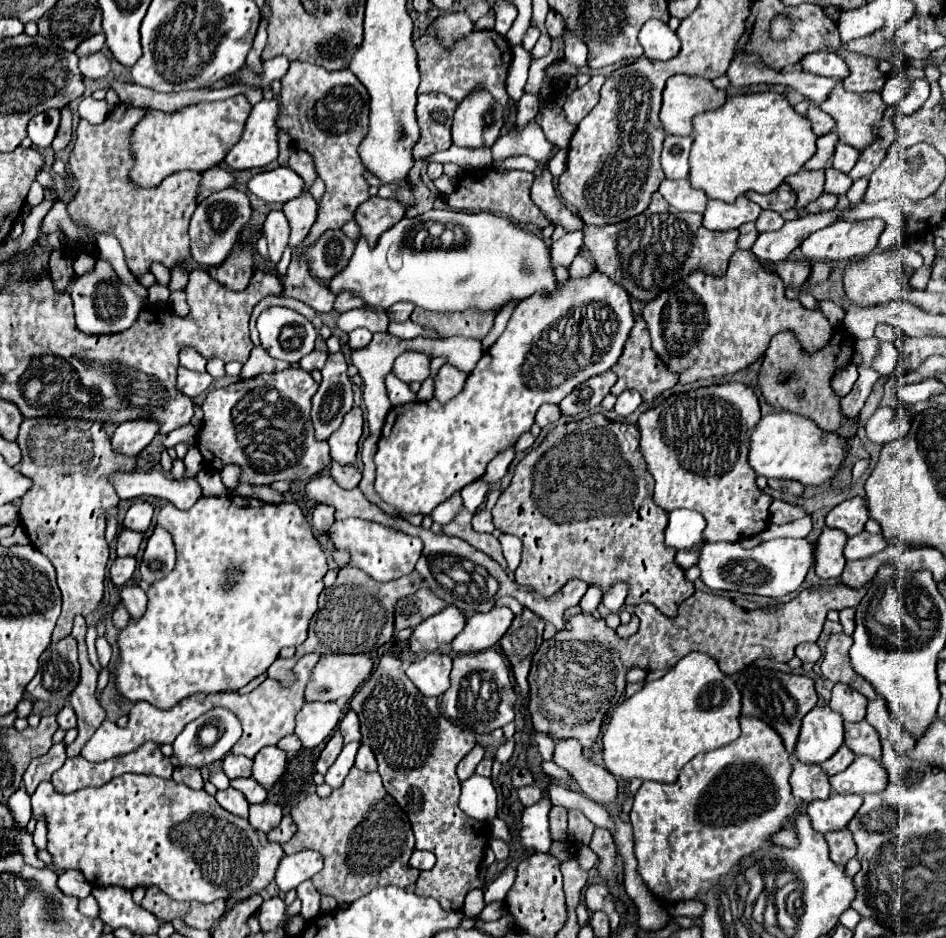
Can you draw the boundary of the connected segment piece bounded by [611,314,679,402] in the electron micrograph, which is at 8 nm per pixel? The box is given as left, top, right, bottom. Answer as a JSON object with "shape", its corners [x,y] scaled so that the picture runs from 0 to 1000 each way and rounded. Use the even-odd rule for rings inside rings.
{"shape":[[[671,335],[671,348],[667,350],[667,356],[665,356],[663,367],[661,367],[661,371],[659,371],[659,377],[654,380],[648,397],[652,399],[654,405],[652,405],[652,409],[646,414],[646,420],[654,422],[659,416],[669,414],[669,416],[673,416],[673,418],[678,420],[678,424],[680,424],[682,429],[690,429],[701,416],[711,414],[711,412],[716,409],[716,405],[718,405],[718,399],[716,399],[716,397],[709,397],[709,394],[703,390],[703,386],[701,386],[697,380],[692,380],[692,375],[690,375],[690,371],[688,371],[688,360],[686,360],[684,345],[682,345],[682,341],[680,341],[675,335]]]}

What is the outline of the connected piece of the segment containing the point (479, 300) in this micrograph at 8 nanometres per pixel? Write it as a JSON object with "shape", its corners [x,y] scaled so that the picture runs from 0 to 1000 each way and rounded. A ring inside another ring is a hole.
{"shape":[[[453,224],[441,232],[426,232],[415,243],[411,243],[399,258],[396,264],[390,264],[388,258],[382,254],[377,256],[377,264],[373,269],[371,281],[354,294],[346,305],[350,311],[358,313],[363,309],[373,311],[375,316],[384,318],[388,326],[392,328],[405,328],[409,330],[418,322],[437,322],[439,326],[460,330],[460,333],[492,333],[492,330],[508,330],[508,333],[527,333],[536,326],[536,322],[551,322],[557,320],[563,313],[582,313],[591,307],[593,301],[589,301],[587,290],[582,286],[582,271],[580,262],[574,254],[568,249],[553,245],[544,239],[540,239],[536,232],[517,228],[517,226],[479,226],[479,224]],[[487,241],[492,249],[492,260],[487,264],[462,264],[468,260],[481,260],[468,258],[470,245]]]}

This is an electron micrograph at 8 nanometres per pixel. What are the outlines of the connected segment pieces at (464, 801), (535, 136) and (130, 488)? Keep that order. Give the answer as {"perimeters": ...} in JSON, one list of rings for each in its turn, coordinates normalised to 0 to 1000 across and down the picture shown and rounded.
{"perimeters":[[[[498,827],[487,836],[485,861],[508,876],[519,876],[525,870],[525,846],[519,836],[519,829]]],[[[540,130],[540,136],[525,147],[521,154],[521,171],[534,171],[538,166],[551,166],[557,164],[570,175],[580,173],[587,166],[589,158],[580,149],[576,149],[576,143],[568,130],[557,130],[551,139],[547,136],[547,130]]],[[[136,503],[117,510],[128,533],[147,529],[164,529],[181,535],[189,544],[198,544],[212,531],[212,519],[206,512],[174,510],[170,503]]]]}

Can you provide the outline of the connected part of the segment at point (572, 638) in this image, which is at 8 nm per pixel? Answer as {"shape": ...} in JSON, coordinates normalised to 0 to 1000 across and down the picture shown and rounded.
{"shape":[[[891,623],[864,625],[849,629],[832,644],[796,652],[783,650],[766,635],[735,631],[718,646],[716,659],[705,659],[690,644],[682,642],[671,646],[671,657],[678,661],[678,667],[665,680],[654,680],[637,659],[610,655],[601,659],[599,670],[576,682],[563,697],[559,716],[559,759],[563,776],[582,783],[587,789],[608,787],[616,797],[625,797],[633,787],[640,761],[659,742],[661,719],[667,710],[707,714],[728,695],[743,695],[760,708],[764,719],[775,721],[800,701],[834,706],[847,684],[864,684],[876,650],[906,646],[914,629],[916,623],[908,629],[900,629]]]}

